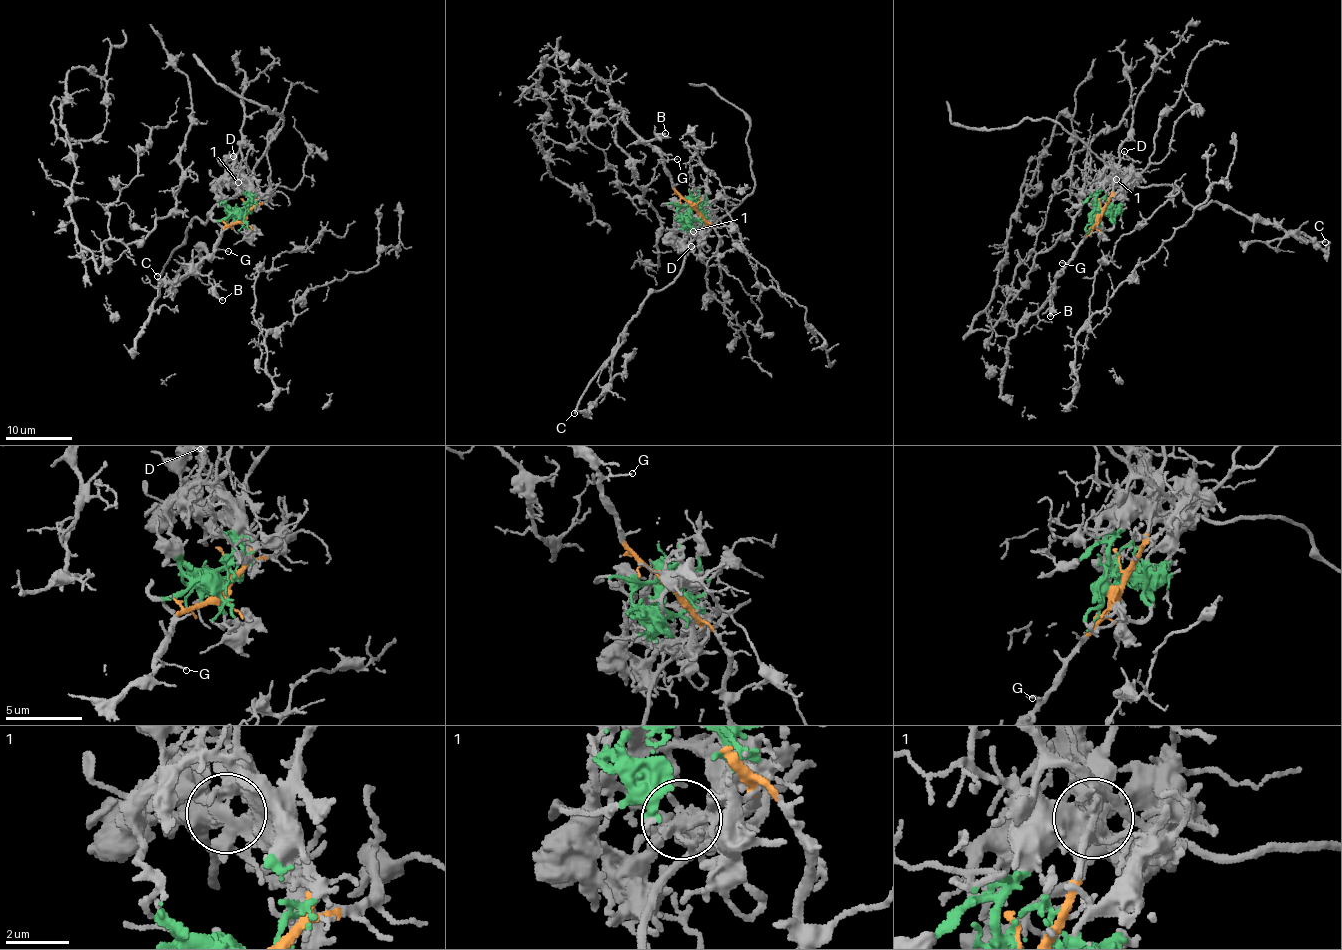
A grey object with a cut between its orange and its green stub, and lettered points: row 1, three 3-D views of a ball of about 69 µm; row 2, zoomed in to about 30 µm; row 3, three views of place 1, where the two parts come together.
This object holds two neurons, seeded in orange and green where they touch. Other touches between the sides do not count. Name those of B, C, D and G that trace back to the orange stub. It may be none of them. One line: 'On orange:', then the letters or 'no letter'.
On orange: B, G

